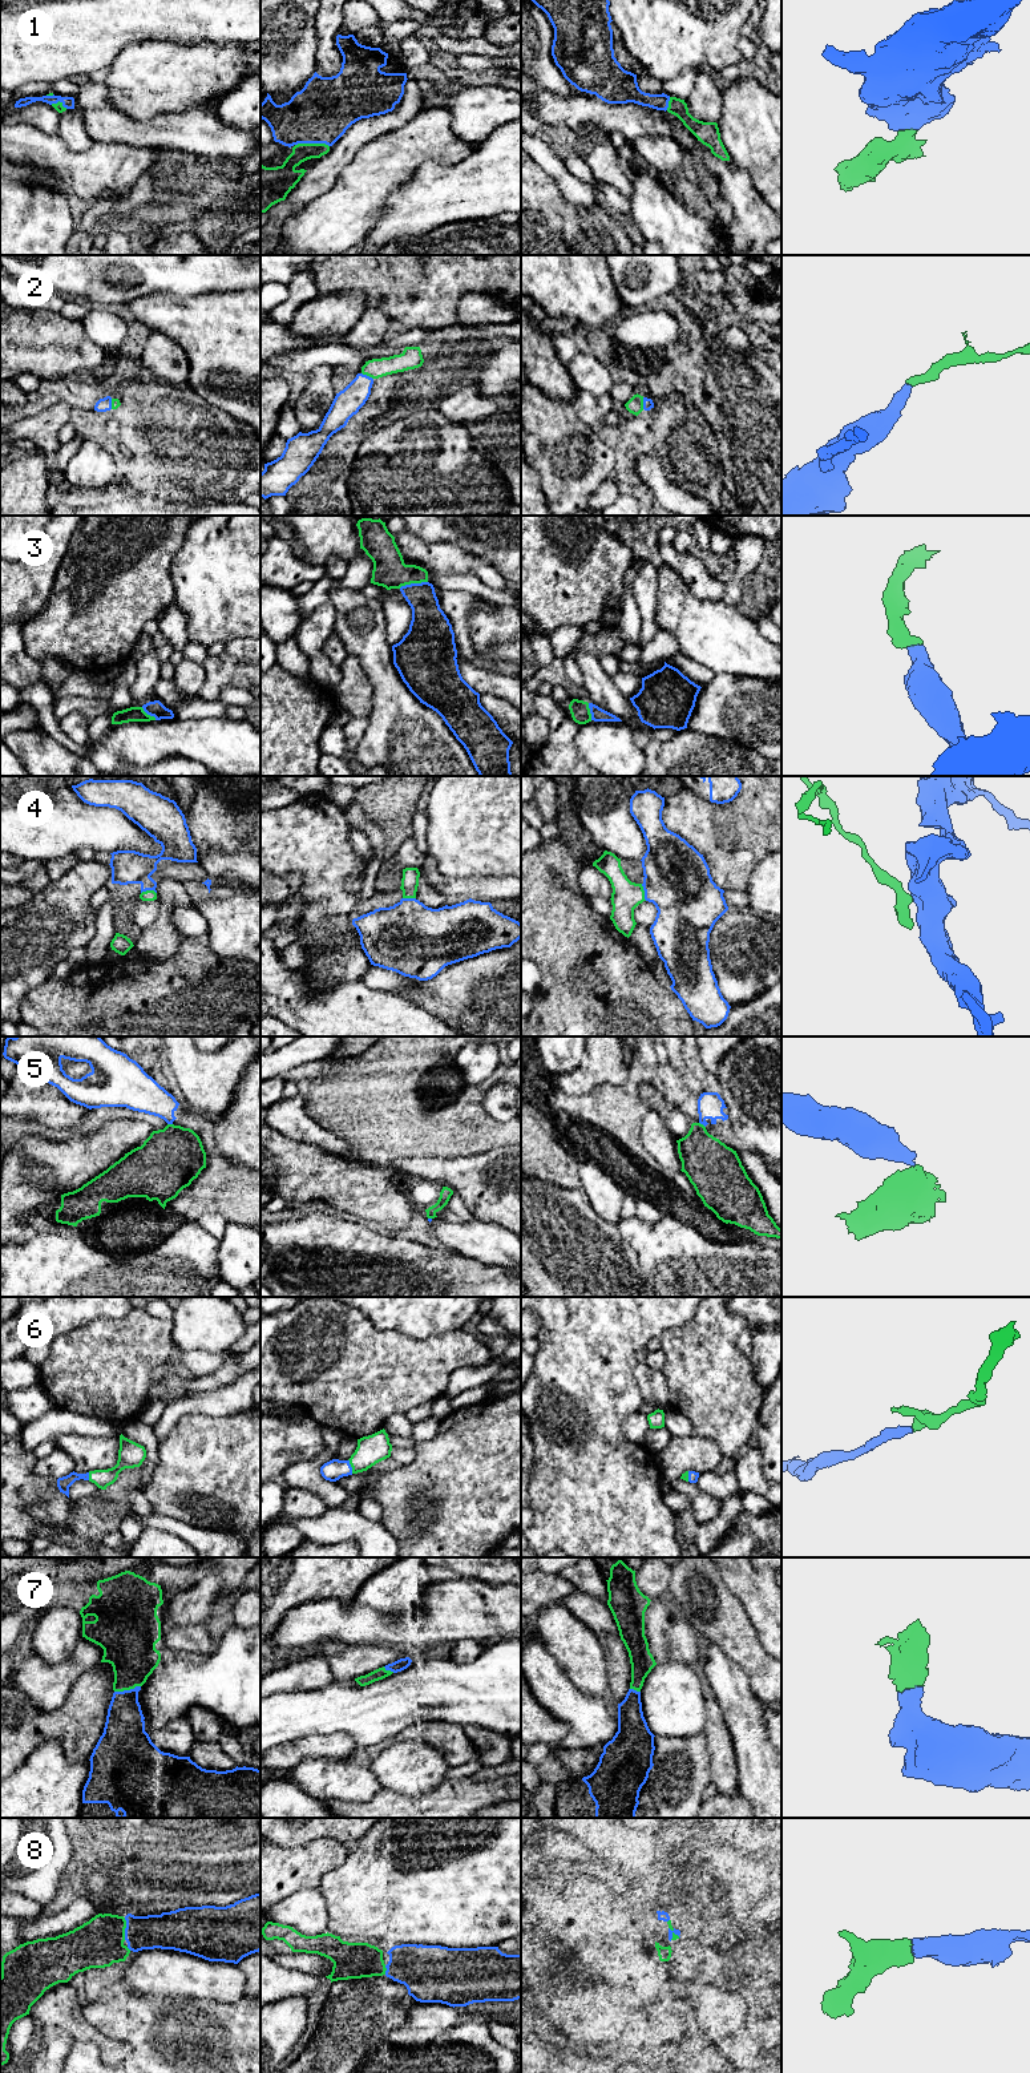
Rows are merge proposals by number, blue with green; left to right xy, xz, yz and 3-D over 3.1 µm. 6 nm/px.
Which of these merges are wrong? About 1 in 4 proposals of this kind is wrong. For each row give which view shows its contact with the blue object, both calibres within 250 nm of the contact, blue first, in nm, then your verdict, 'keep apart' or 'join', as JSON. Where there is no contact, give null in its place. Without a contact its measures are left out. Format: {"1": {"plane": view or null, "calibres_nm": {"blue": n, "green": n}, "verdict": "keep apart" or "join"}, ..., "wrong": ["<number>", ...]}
{"1": {"plane": "xz", "calibres_nm": {"blue": 360, "green": 130}, "verdict": "join"}, "2": {"plane": "xz", "calibres_nm": {"blue": 160, "green": 120}, "verdict": "join"}, "3": {"plane": "xz", "calibres_nm": {"blue": 200, "green": 200}, "verdict": "join"}, "4": {"plane": "yz", "calibres_nm": {"blue": 400, "green": 180}, "verdict": "join"}, "5": {"plane": "yz", "calibres_nm": {"blue": 160, "green": 300}, "verdict": "keep apart"}, "6": {"plane": "xz", "calibres_nm": {"blue": 120, "green": 170}, "verdict": "join"}, "7": {"plane": "xy", "calibres_nm": {"blue": 240, "green": 300}, "verdict": "join"}, "8": {"plane": "xy", "calibres_nm": {"blue": 220, "green": 300}, "verdict": "join"}, "wrong": ["5"]}

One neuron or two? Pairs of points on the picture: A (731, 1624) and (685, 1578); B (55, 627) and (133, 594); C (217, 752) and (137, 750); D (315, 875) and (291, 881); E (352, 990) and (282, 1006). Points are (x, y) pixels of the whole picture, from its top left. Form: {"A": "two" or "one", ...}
{"A": "one", "B": "one", "C": "one", "D": "two", "E": "one"}

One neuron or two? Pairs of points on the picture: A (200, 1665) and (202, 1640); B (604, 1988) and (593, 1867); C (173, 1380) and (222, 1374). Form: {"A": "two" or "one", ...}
{"A": "two", "B": "two", "C": "one"}

